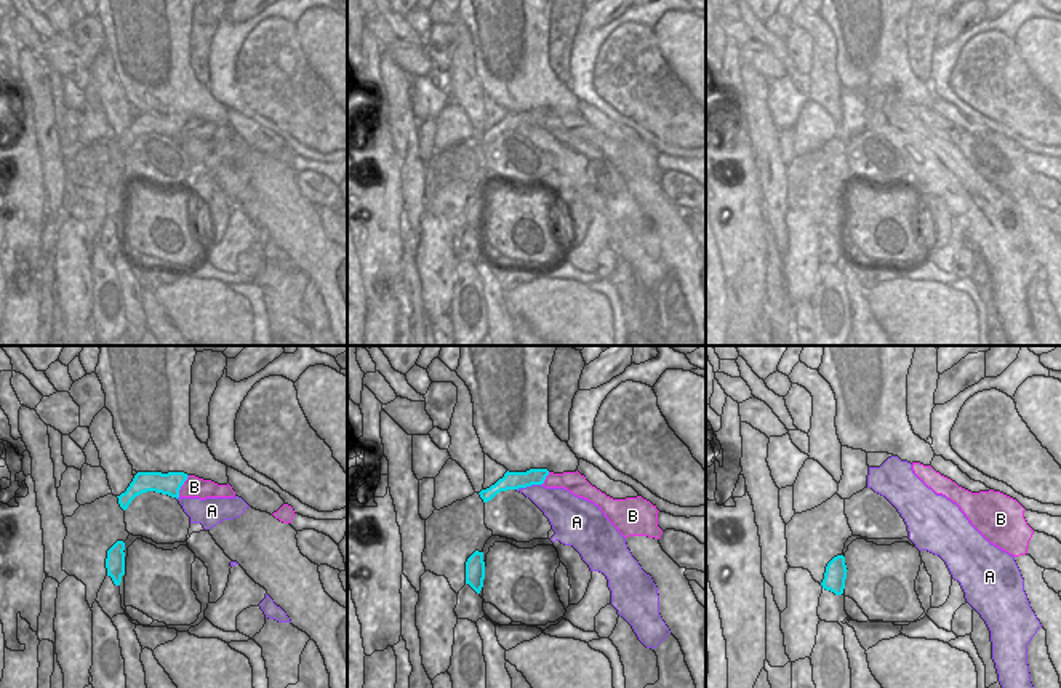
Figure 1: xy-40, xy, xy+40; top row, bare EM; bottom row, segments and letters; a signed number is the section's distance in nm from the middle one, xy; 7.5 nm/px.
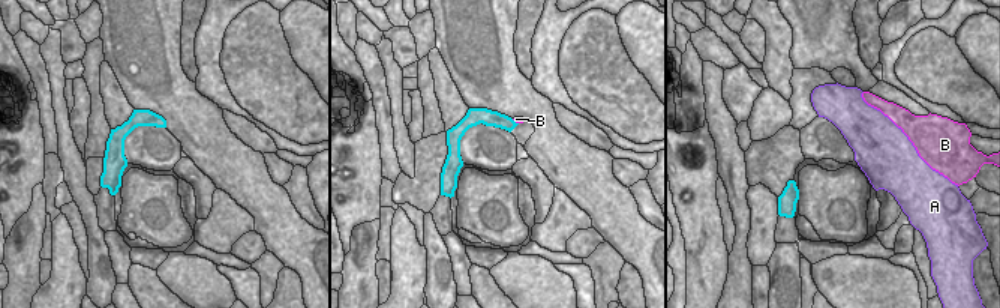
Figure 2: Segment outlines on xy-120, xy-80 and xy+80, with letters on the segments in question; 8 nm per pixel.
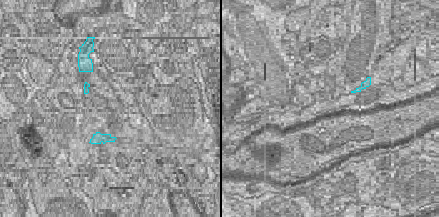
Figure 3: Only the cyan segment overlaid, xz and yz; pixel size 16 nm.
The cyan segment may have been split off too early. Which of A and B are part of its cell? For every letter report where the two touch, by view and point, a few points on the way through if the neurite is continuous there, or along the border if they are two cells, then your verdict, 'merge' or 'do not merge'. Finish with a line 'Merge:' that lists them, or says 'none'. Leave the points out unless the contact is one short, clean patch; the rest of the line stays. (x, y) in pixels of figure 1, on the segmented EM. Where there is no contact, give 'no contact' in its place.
A: contact xy (528, 485); border xy (541, 484), (532, 484), (517, 490); do not merge
B: contact xy-40 (181, 485); way xy-40 (170, 484), (181, 485), (194, 487); merge
Merge: B

